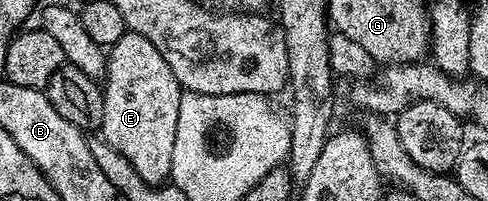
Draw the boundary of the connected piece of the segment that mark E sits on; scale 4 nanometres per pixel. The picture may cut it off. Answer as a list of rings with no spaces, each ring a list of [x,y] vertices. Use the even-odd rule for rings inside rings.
[[[127,32],[106,53],[104,106],[98,133],[114,151],[134,163],[134,171],[151,185],[163,185],[172,176],[174,134],[178,132],[178,103],[182,92],[170,63],[146,35]]]

